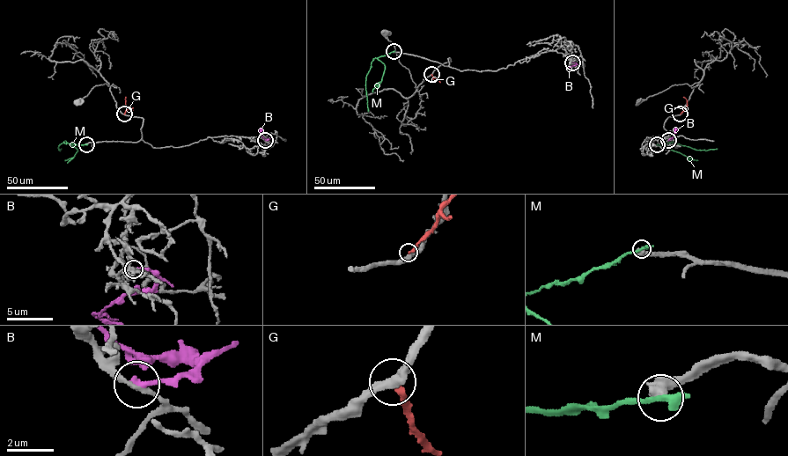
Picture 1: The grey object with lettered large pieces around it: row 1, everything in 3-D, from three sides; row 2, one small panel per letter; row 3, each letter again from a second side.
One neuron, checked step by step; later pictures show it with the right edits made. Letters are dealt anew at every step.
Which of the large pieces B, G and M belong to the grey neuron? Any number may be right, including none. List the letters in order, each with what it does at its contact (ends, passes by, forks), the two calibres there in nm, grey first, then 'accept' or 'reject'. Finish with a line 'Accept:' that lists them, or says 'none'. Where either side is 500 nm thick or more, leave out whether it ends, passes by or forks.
B: it ends | 200/260 nm | reject
G: it ends | 380/280 nm | reject
M: 650/280 nm | reject
Accept: none

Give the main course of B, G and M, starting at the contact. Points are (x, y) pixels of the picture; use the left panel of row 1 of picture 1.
B: (265, 140), (268, 139), (261, 136), (261, 128)
G: (124, 114), (127, 108), (125, 97)
M: (86, 144), (63, 142), (59, 145), (58, 150), (61, 149)

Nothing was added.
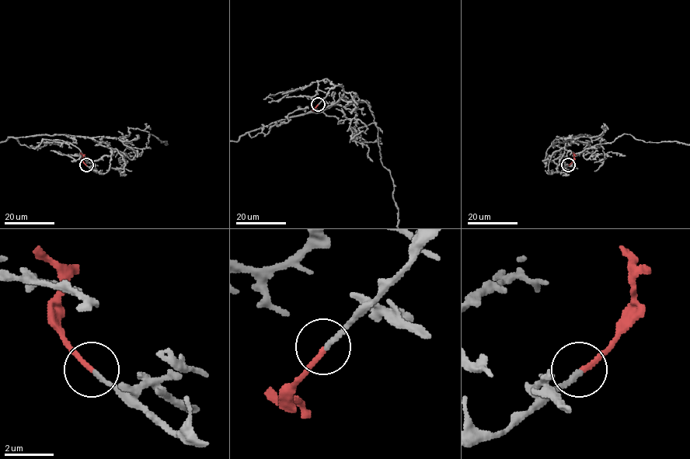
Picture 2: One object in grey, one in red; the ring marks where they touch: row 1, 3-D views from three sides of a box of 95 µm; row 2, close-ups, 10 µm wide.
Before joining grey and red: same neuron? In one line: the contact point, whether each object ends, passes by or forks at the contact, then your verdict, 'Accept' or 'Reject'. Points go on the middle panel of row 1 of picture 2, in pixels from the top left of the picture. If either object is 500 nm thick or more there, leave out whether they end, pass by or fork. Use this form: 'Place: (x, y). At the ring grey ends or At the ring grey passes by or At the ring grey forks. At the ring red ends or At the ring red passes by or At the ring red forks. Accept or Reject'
Place: (318, 104). At the ring grey ends. At the ring red ends. Accept

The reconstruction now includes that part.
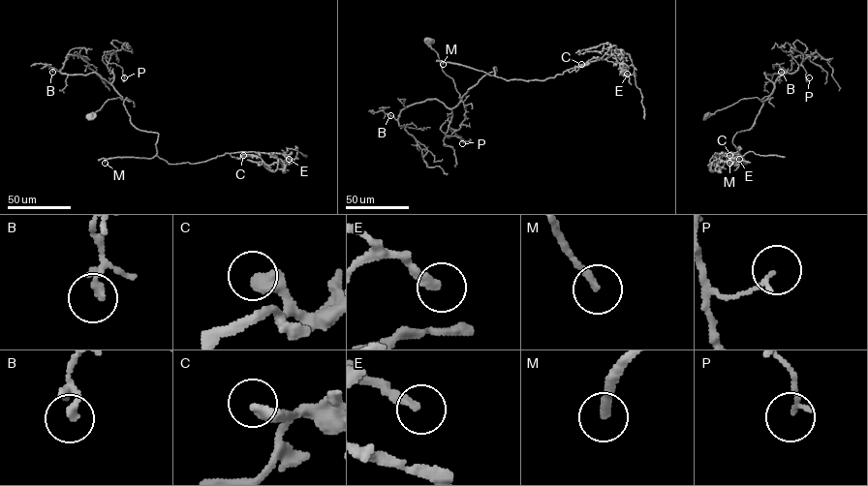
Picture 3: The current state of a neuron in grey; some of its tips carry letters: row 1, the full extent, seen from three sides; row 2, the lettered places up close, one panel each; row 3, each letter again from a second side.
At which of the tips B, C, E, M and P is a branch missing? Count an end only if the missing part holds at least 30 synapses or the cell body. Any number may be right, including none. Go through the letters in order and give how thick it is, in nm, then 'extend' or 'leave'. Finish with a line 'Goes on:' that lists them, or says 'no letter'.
B: 130 nm | leave
C: 400 nm | leave
E: 280 nm | leave
M: 240 nm | extend
P: 130 nm | leave
Goes on: M

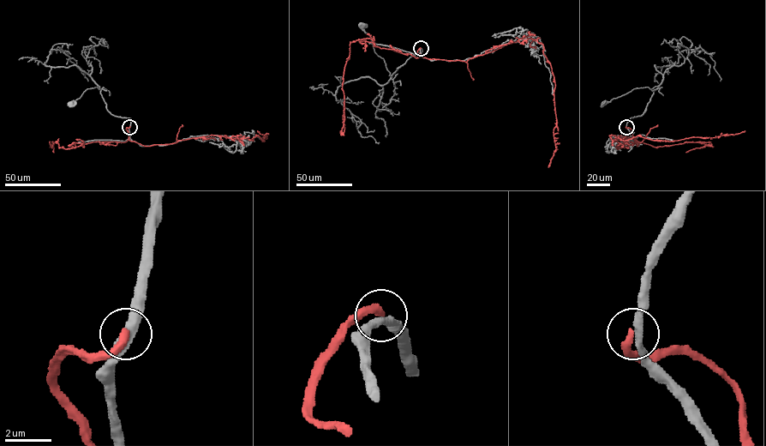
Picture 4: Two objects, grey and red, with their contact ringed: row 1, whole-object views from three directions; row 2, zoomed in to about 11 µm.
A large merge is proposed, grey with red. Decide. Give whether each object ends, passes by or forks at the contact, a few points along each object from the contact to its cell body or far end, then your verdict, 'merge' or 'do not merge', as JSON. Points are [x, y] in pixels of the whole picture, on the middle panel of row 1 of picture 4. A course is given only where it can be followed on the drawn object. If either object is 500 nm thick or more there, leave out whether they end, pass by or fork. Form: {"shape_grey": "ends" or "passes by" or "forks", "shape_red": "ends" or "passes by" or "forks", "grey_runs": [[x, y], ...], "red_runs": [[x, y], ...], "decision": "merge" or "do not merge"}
{"shape_grey": "passes by", "shape_red": "ends", "grey_runs": [[421, 48], [421, 51], [397, 68], [389, 81], [384, 60], [374, 51], [370, 36], [361, 26]], "red_runs": [[421, 48], [419, 57], [466, 62], [528, 39], [542, 45], [555, 85], [556, 150], [547, 167]], "decision": "do not merge"}

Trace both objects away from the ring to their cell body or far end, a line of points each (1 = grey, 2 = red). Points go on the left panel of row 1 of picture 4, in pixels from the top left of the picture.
1: (129, 127), (130, 118), (114, 116), (108, 111), (99, 87), (98, 89), (87, 88), (70, 104)
2: (129, 127), (128, 139), (145, 146), (212, 135), (252, 140), (256, 135), (265, 141), (265, 135), (257, 130)

